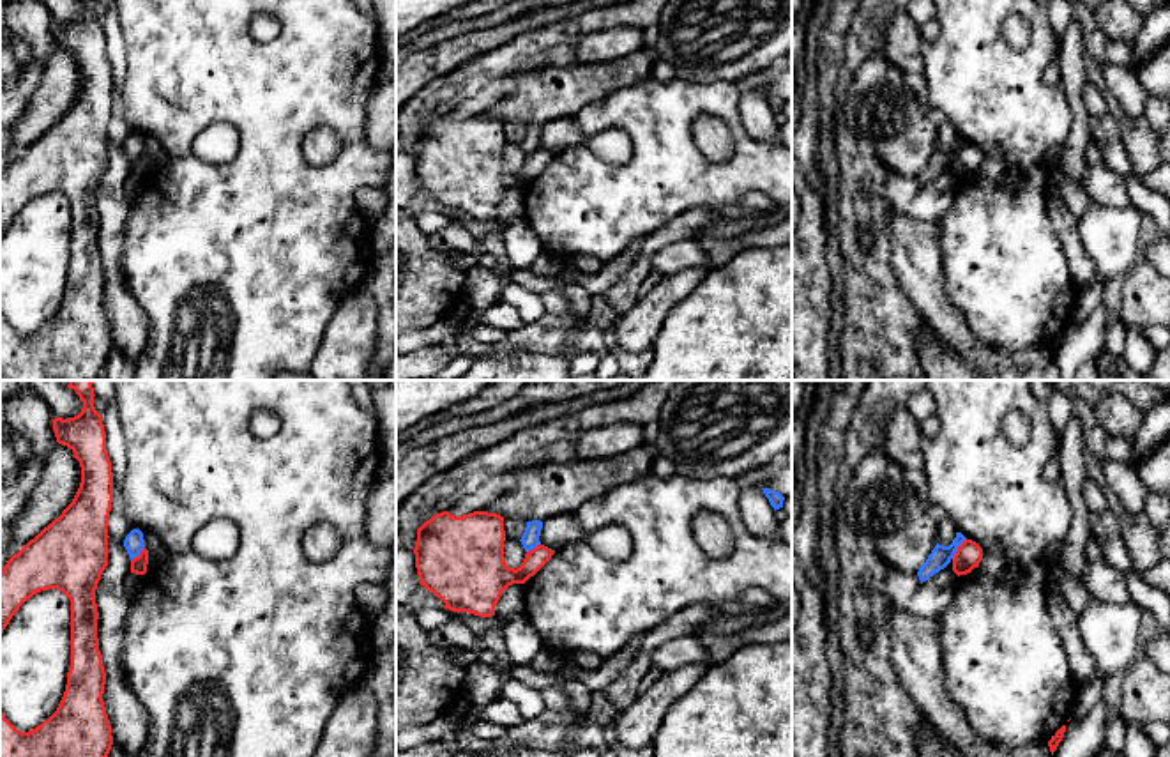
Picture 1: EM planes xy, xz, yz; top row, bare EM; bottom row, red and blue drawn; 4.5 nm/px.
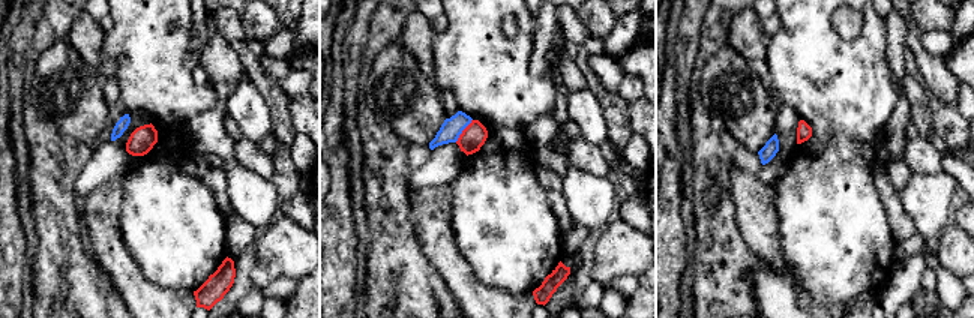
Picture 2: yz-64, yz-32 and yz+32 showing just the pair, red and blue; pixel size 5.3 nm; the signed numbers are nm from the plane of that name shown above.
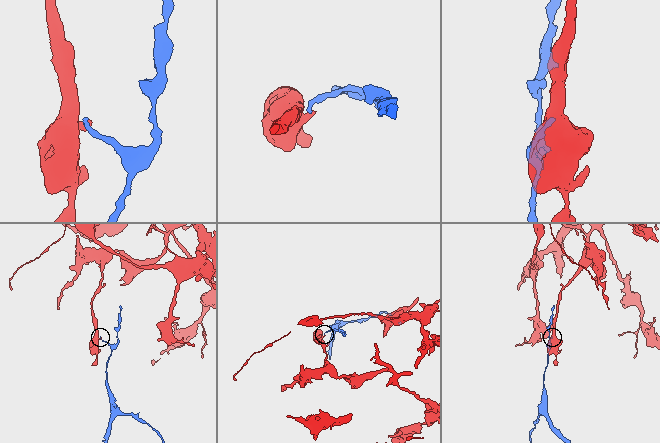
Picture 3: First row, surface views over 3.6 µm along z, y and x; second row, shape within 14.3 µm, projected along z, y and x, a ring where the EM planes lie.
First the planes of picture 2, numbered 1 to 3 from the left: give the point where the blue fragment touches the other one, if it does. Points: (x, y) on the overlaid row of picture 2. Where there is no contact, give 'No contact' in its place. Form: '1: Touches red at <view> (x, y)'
1: No contact
2: Touches red at yz-32 (462, 131)
3: No contact

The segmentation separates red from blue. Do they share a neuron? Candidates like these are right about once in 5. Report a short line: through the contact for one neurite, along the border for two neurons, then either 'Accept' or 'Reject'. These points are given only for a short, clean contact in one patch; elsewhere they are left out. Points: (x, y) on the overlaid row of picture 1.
Line: yz (965, 538), (953, 559). Reject

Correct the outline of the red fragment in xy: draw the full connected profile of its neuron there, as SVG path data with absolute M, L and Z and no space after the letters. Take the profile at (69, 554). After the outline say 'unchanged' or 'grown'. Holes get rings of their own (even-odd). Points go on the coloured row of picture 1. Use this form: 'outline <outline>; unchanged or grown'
outline M69 380L83 401L78 416L53 419L57 442L67 446L81 467L81 483L72 502L34 539L14 554L0 571L0 637L34 594L58 589L71 600L71 667L57 711L39 727L21 732L0 711L0 757L108 757L113 736L104 709L106 672L97 638L95 589L108 566L108 516L113 502L113 472L106 451L103 416L94 407L94 380Z; unchanged

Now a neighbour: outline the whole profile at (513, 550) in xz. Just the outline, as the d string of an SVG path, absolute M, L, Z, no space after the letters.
M505 538L504 541L504 557L509 568L520 568L525 559L525 548L521 541Z

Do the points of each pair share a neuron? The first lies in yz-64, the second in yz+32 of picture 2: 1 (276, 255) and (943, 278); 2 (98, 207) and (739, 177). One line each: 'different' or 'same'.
1: different
2: same

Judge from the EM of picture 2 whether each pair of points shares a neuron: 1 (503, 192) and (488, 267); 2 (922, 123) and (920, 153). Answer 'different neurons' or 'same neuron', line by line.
1: same neuron
2: different neurons

